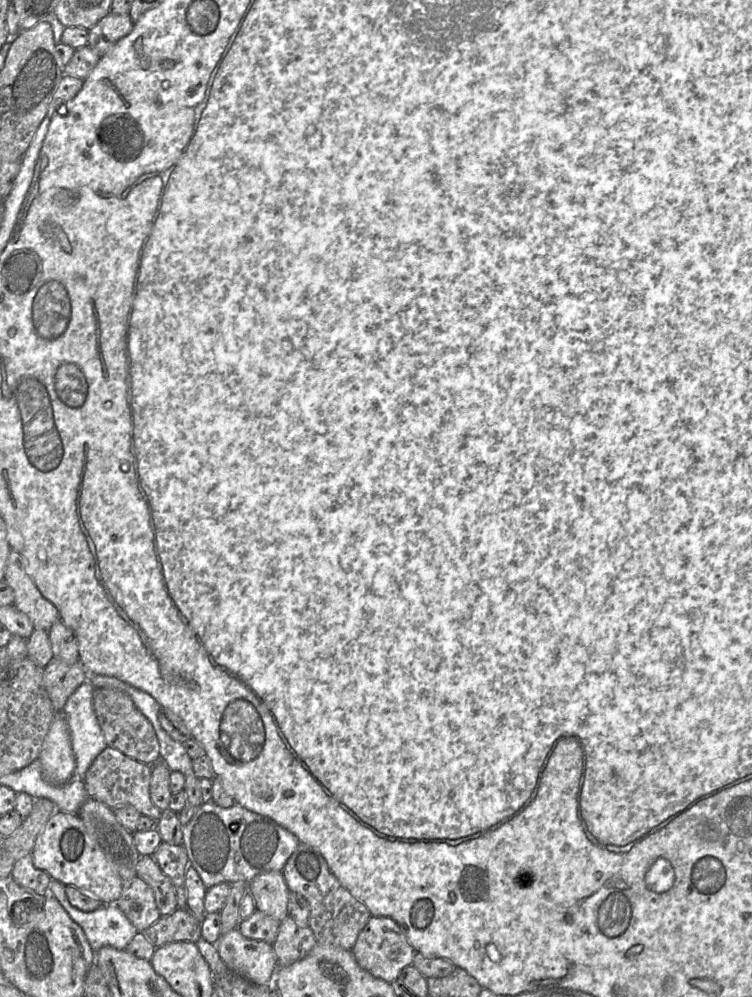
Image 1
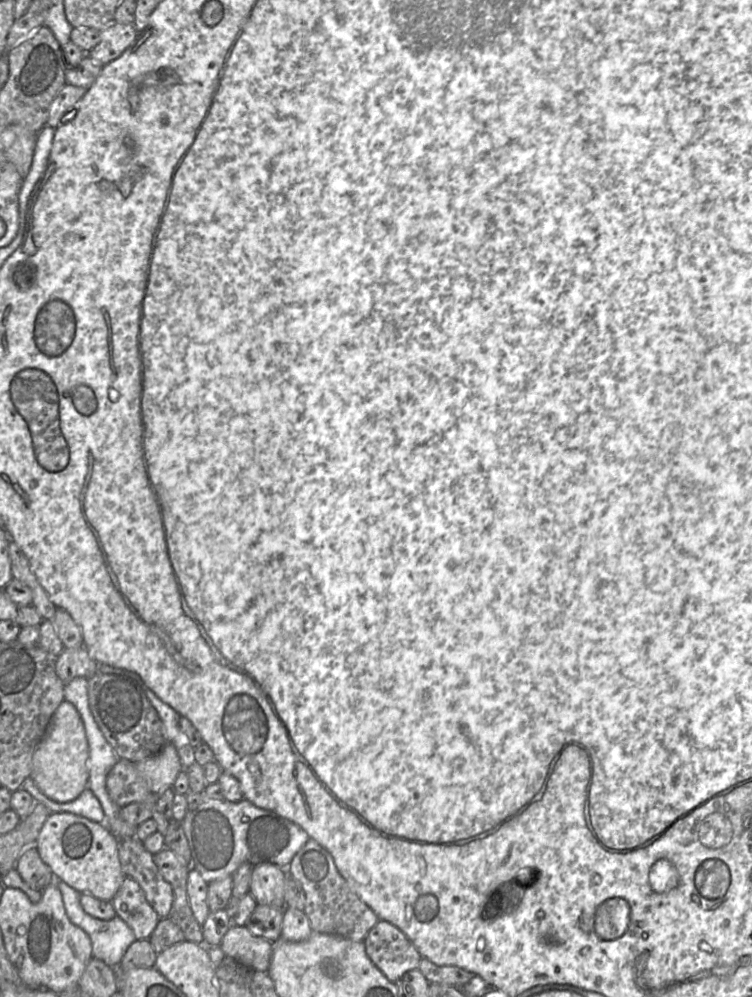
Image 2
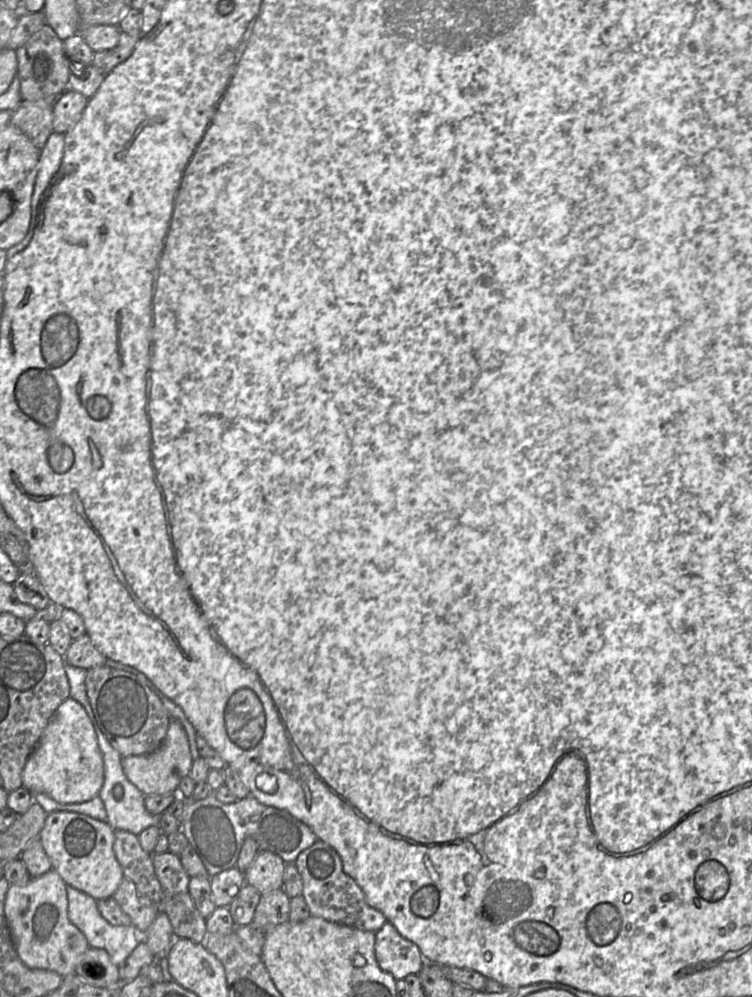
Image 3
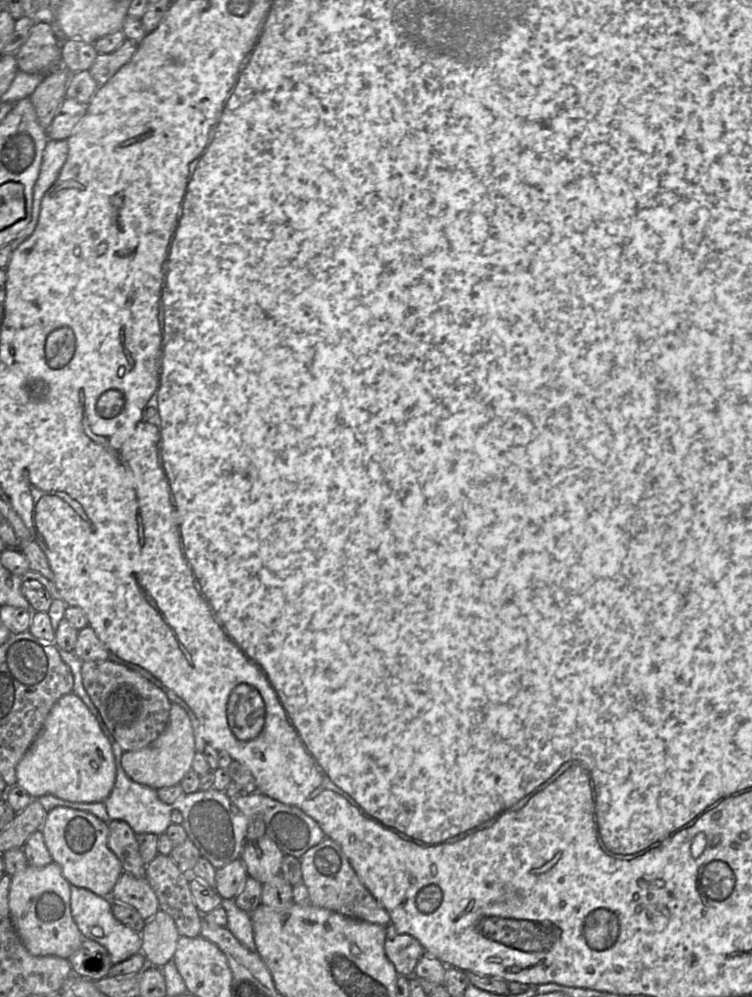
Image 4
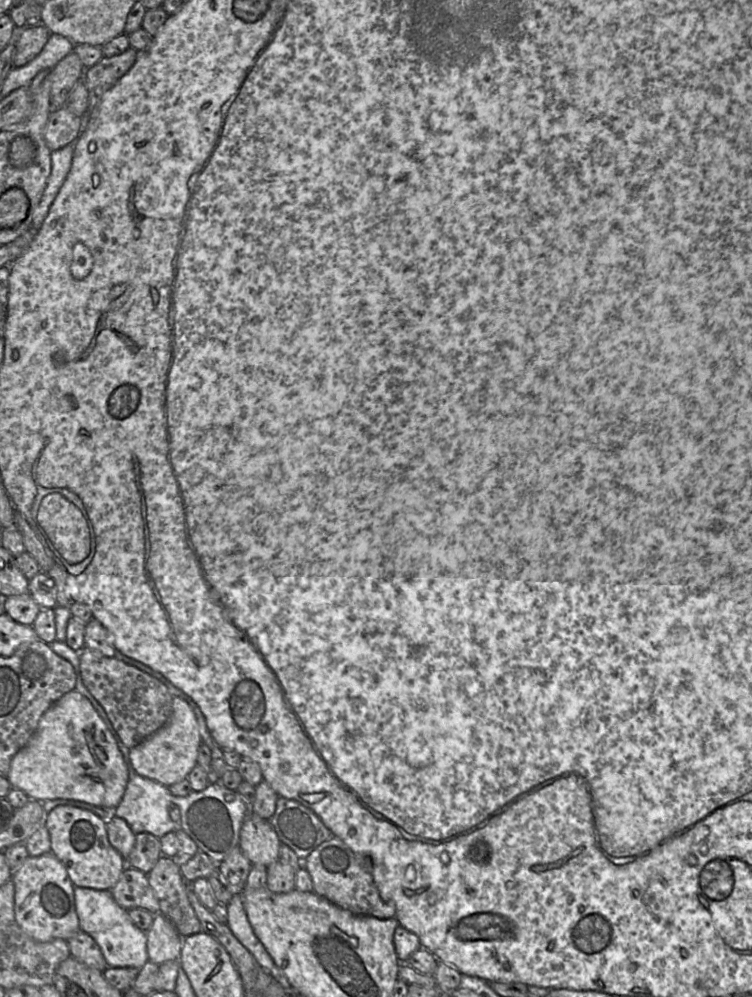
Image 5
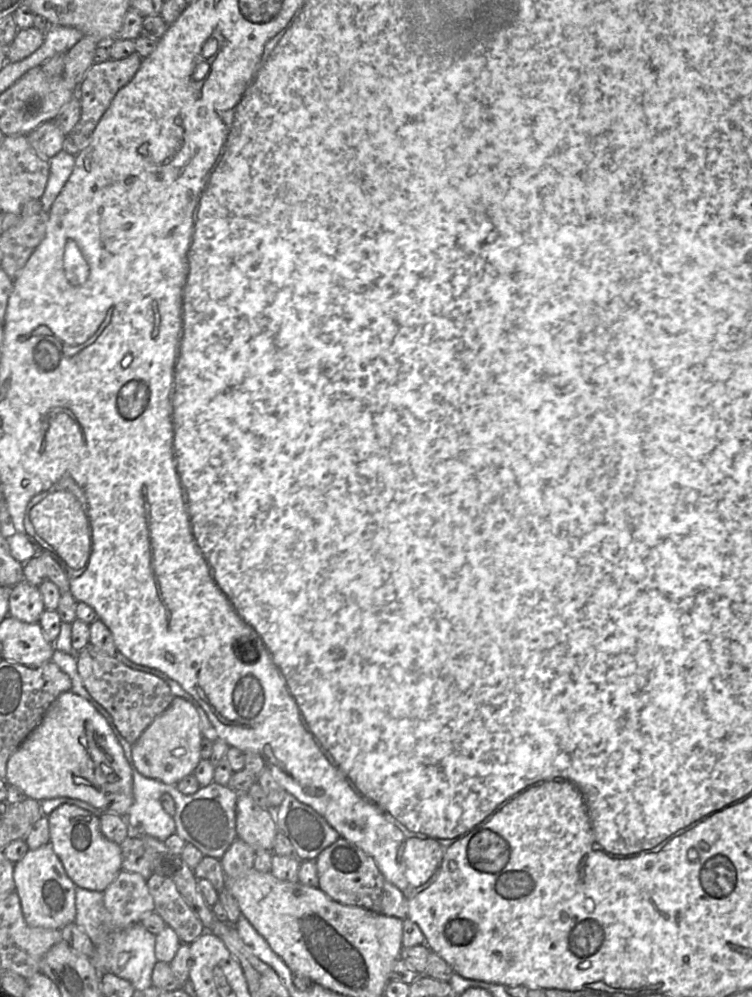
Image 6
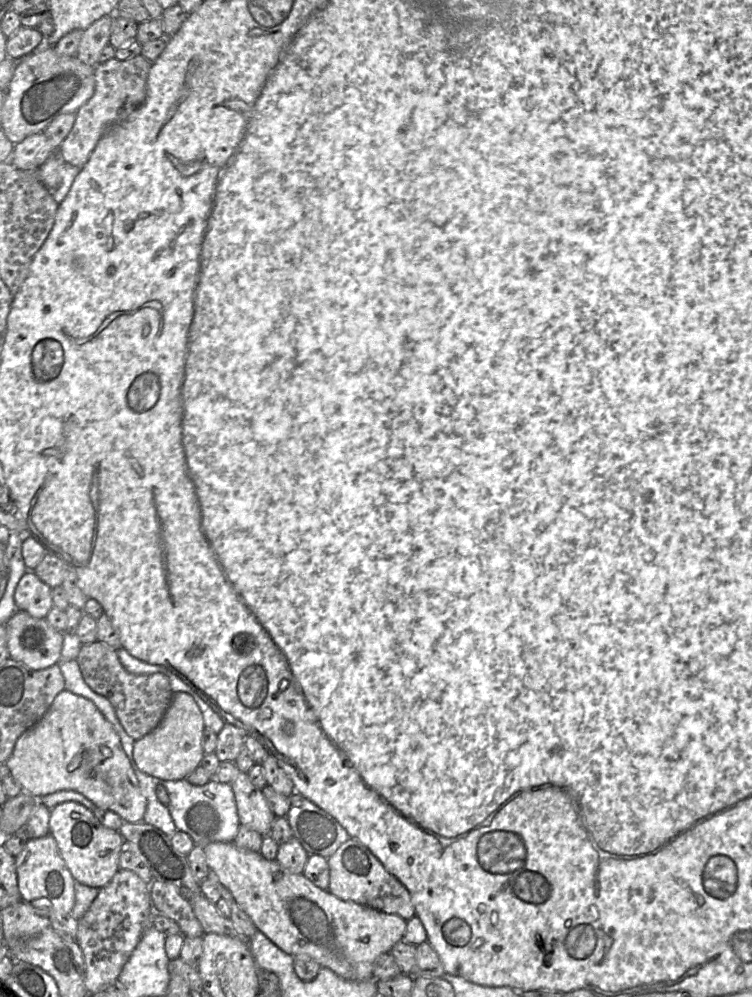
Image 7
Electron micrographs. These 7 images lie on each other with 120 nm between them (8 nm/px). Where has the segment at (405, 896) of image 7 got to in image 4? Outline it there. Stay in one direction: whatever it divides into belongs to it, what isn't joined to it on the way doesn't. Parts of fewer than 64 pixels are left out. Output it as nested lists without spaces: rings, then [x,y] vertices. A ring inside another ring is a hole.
[[[330,838],[323,839],[308,849],[299,860],[302,882],[308,889],[310,904],[374,924],[387,926],[391,923],[388,912],[362,883],[335,841]]]

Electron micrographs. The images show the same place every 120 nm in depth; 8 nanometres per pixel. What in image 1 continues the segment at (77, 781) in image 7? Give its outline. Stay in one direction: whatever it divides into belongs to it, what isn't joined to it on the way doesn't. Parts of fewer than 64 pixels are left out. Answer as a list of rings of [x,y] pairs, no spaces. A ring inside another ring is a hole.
[[[63,711],[55,712],[39,760],[43,779],[53,786],[63,786],[75,776],[70,728]]]

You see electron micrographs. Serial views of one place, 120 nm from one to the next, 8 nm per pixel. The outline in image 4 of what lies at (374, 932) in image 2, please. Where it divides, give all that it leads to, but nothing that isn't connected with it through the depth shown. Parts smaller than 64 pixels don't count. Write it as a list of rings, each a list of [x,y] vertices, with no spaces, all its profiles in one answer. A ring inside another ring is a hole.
[[[392,923],[386,926],[384,950],[398,975],[413,976],[417,962],[424,954],[421,944],[409,934],[400,934]]]

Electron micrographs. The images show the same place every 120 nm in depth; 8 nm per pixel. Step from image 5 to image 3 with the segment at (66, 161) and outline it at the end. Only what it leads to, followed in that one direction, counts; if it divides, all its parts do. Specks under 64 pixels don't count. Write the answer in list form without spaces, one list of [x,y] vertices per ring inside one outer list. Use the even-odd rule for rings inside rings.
[[[52,132],[43,148],[40,150],[37,176],[31,196],[31,219],[29,229],[22,241],[6,250],[8,259],[22,251],[33,237],[40,198],[61,165],[64,146],[64,134]]]

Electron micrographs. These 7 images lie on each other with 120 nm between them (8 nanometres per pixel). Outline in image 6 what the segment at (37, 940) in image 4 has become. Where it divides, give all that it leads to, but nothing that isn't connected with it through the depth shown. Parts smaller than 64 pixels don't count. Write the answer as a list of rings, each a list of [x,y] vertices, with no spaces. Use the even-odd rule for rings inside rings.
[[[50,844],[35,850],[29,850],[18,862],[14,863],[14,882],[24,919],[31,927],[61,929],[75,922],[76,918],[76,886],[66,874],[64,867]]]

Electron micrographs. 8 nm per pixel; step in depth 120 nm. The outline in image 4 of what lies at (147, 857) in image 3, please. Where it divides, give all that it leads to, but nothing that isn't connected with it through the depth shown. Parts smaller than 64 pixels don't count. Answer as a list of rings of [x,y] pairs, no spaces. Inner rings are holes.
[[[109,820],[108,847],[117,856],[122,870],[135,878],[146,878],[146,866],[139,852],[137,835],[122,820]]]

